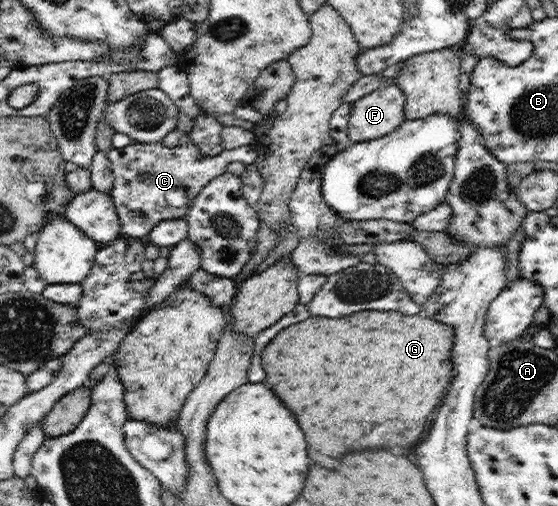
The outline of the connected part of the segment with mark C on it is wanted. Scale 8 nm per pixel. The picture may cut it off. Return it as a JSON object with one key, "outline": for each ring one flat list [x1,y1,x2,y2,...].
{"outline":[[174,130,161,142,133,142,127,147,113,148,108,152,107,158,114,175,114,184,110,193,118,213,120,233,130,238,140,238,149,235,160,221,183,218,204,187,212,179,226,173,229,163,241,161,245,166,252,165,257,161,257,151,252,143,237,149,224,150,214,157,207,157,191,141,189,133]]}

